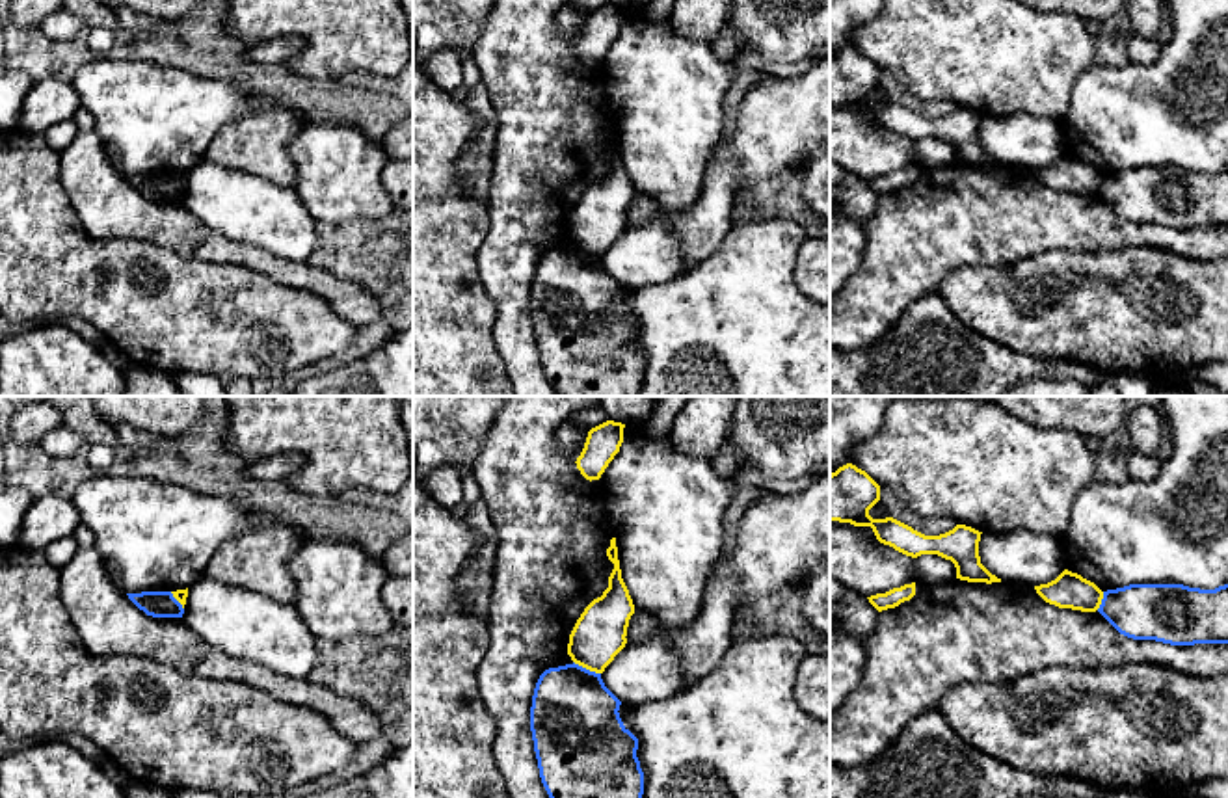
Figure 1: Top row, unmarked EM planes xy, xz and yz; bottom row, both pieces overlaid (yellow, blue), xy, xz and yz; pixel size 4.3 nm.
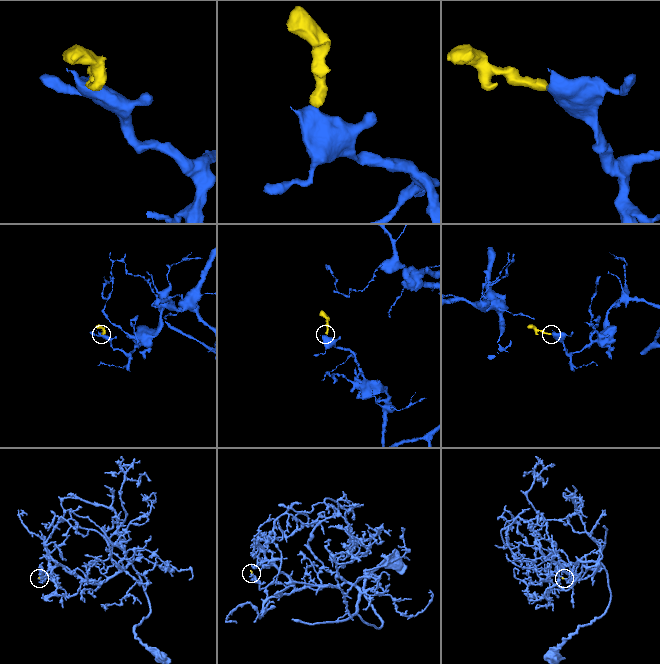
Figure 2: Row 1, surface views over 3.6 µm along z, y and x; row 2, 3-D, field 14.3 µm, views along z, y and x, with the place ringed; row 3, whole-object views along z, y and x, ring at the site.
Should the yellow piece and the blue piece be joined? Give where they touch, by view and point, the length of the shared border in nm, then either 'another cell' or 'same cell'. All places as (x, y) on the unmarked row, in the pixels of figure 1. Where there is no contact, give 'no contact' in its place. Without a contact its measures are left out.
meets yellow in xz at (587, 252); contact 130 nm long; another cell

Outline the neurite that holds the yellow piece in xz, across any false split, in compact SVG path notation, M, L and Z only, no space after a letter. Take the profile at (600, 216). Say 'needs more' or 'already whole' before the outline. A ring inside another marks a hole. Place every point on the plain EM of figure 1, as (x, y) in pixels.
already whole; M616 121L610 123L607 140L614 147L608 171L584 192L567 227L571 244L595 257L603 257L625 231L629 203L634 197L633 182L621 162Z

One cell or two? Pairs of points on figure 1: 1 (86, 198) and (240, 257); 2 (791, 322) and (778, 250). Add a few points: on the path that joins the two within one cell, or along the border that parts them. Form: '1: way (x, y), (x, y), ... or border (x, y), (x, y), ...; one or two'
1: way (125, 212), (170, 224), (201, 242); one
2: way (778, 304), (778, 268); one

